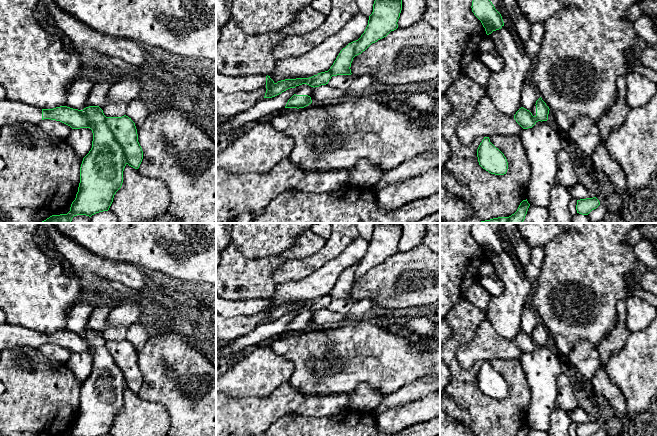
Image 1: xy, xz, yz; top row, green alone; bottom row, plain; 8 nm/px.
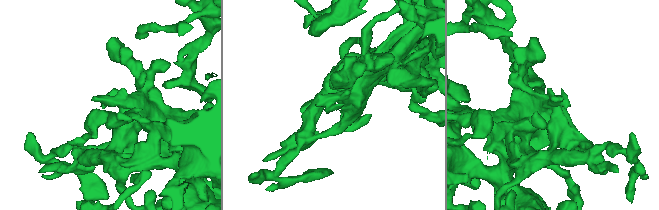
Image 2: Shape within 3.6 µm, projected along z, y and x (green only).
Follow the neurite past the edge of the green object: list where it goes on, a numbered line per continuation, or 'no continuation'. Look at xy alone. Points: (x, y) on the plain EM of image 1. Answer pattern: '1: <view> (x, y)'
1: xy (97, 320)
2: xy (11, 336)

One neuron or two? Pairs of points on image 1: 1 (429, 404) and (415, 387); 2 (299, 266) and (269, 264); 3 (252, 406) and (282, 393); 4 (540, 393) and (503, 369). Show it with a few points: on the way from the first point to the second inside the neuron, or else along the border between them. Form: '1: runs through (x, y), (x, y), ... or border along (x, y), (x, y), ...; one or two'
1: border along (429, 393), (420, 398), (406, 401), (401, 405); two
2: border along (301, 257), (280, 264), (273, 274), (274, 286); two
3: runs through (259, 406), (269, 406), (275, 400); one
4: border along (520, 364), (529, 387), (529, 409); two

